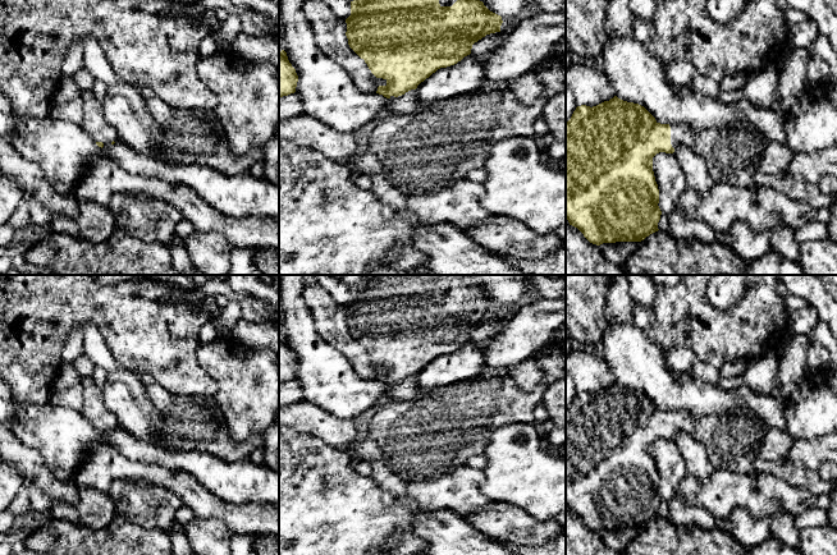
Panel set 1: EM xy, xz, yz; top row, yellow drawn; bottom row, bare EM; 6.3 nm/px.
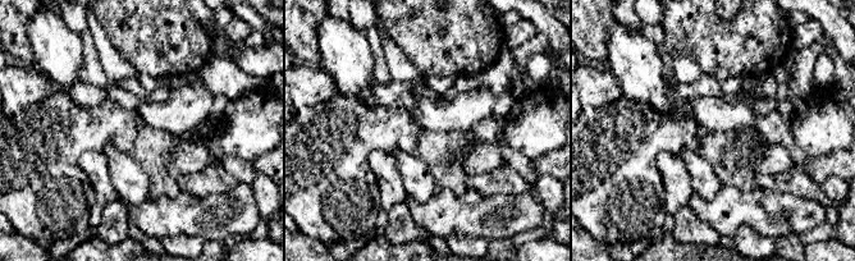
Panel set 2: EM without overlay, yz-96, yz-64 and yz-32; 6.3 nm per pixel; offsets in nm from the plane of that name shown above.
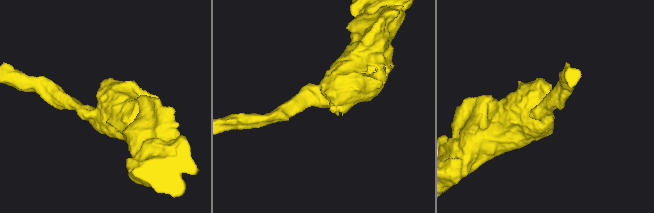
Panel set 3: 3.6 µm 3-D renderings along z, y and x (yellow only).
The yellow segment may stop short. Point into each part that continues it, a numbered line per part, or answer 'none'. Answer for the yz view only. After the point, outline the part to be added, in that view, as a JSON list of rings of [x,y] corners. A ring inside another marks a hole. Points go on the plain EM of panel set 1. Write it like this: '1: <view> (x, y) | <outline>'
1: yz (678, 418) | [[[669,410],[671,413],[671,431],[676,435],[678,431],[683,428],[685,425],[691,422],[690,416],[686,410]]]

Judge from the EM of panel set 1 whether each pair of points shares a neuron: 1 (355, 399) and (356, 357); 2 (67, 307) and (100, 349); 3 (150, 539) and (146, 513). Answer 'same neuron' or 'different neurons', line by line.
1: different neurons
2: different neurons
3: different neurons

